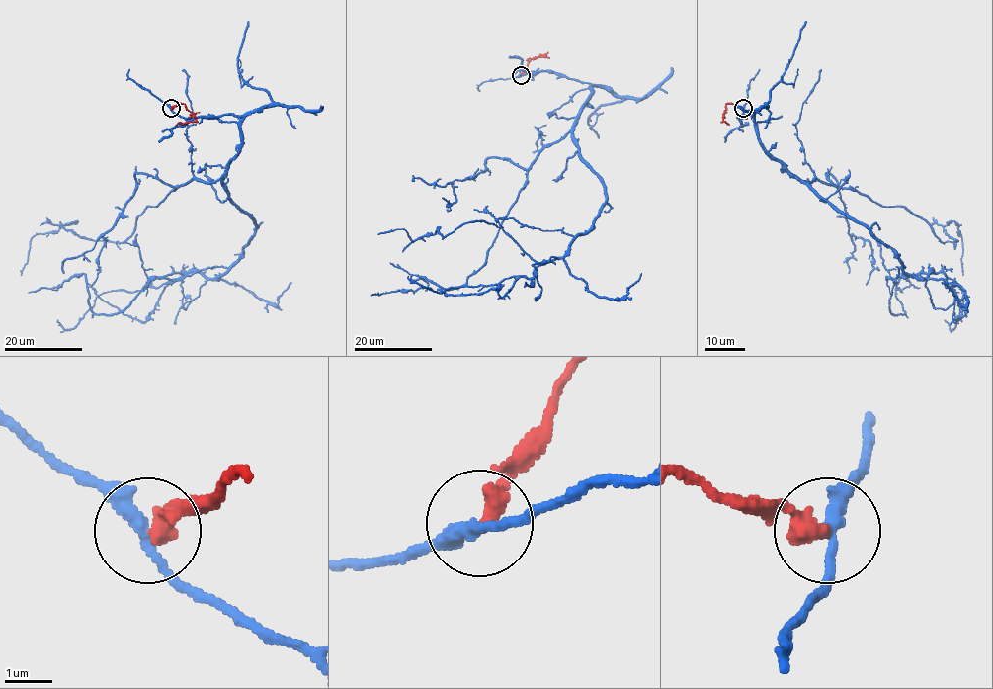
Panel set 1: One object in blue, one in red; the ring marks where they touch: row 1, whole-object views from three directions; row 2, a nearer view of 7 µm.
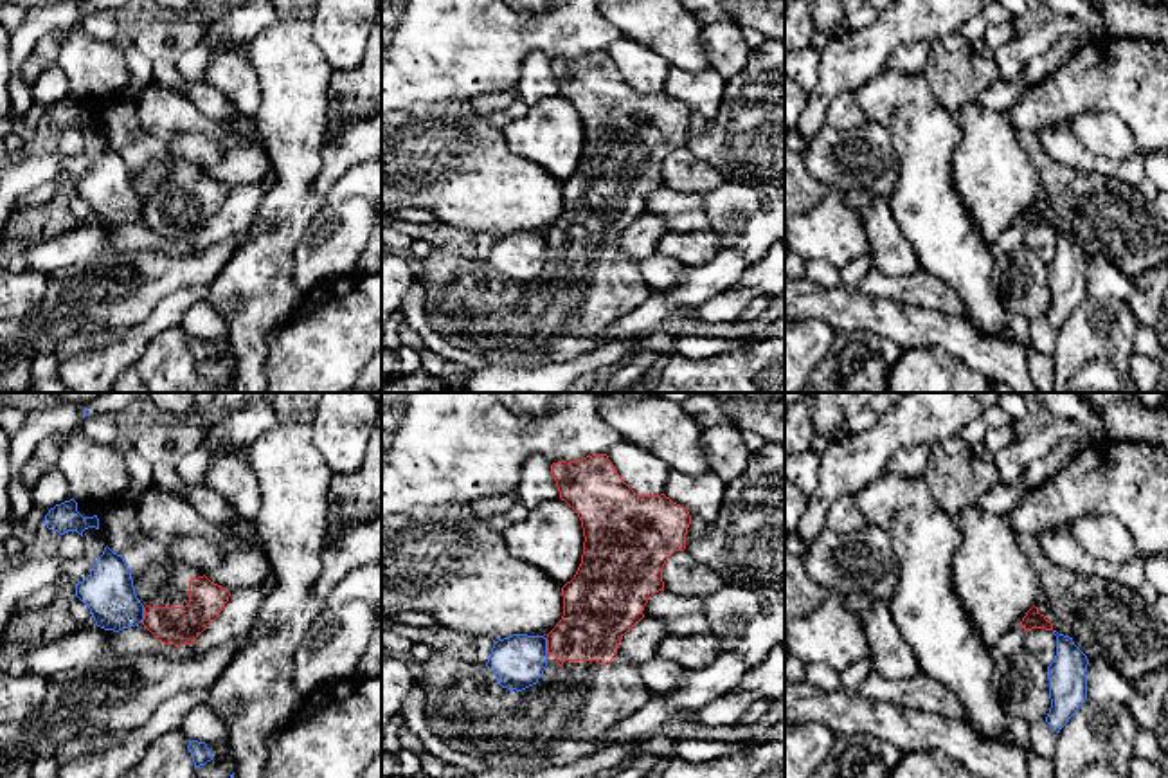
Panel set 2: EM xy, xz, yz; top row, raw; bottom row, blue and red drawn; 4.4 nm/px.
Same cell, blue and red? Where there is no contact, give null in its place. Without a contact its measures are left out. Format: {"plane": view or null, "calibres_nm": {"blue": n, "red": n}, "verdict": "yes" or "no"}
{"plane": "xy", "calibres_nm": {"blue": 220, "red": 180}, "verdict": "no"}

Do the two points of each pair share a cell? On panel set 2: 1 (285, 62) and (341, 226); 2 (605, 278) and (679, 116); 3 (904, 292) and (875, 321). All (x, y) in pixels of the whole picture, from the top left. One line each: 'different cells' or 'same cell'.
1: different cells
2: same cell
3: different cells

